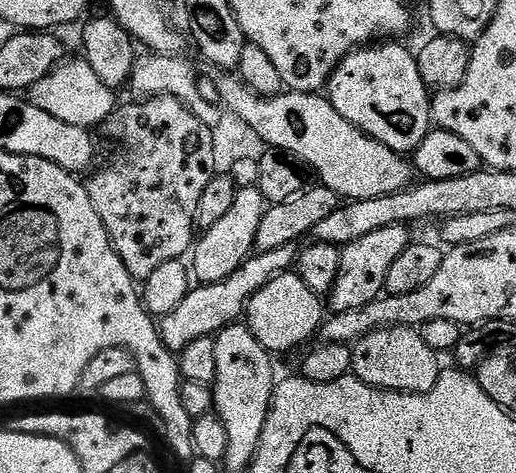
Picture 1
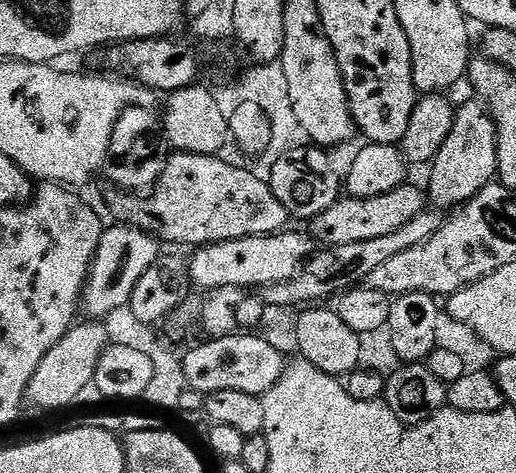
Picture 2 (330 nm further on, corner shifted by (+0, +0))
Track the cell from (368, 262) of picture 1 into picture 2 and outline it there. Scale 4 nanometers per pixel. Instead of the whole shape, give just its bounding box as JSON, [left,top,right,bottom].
[426,98,498,209]

